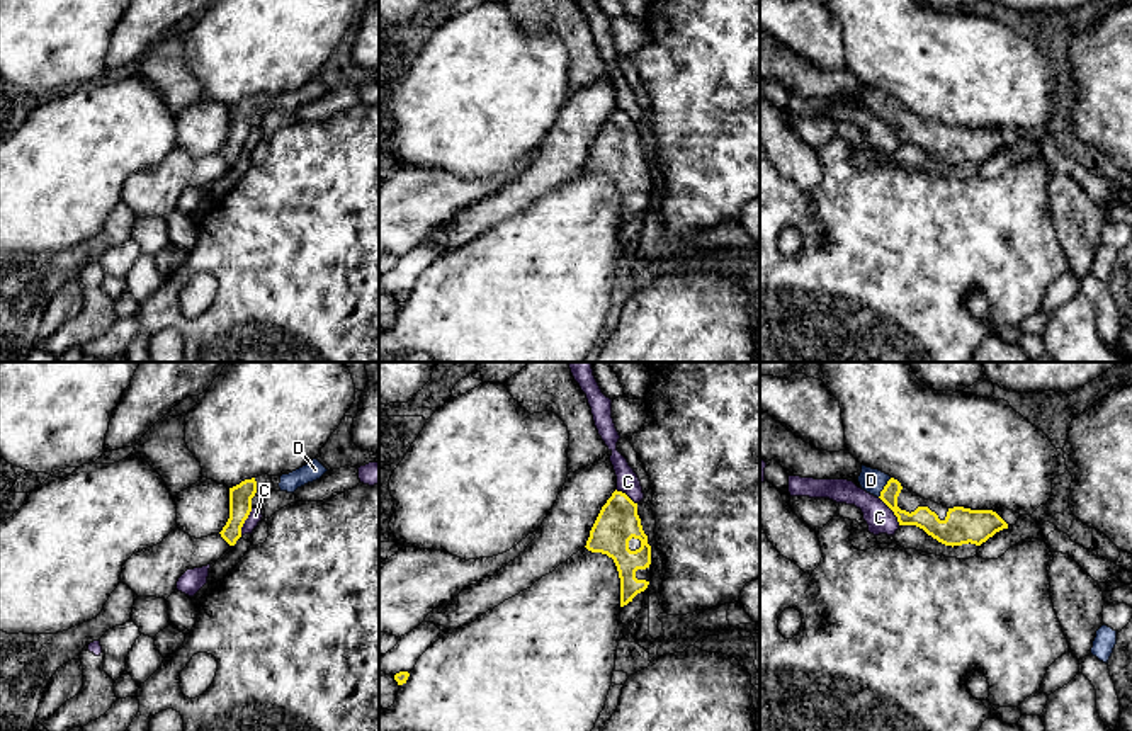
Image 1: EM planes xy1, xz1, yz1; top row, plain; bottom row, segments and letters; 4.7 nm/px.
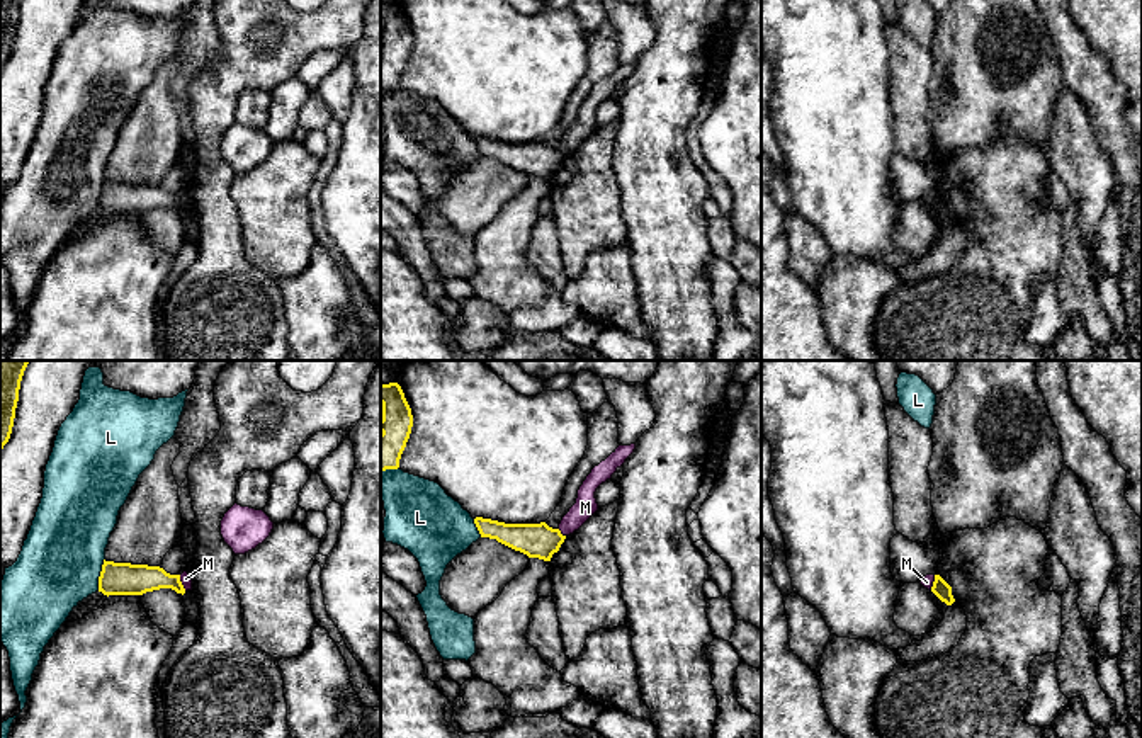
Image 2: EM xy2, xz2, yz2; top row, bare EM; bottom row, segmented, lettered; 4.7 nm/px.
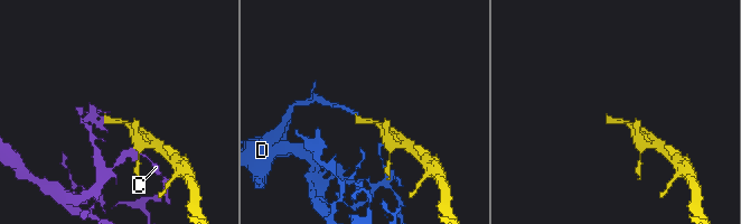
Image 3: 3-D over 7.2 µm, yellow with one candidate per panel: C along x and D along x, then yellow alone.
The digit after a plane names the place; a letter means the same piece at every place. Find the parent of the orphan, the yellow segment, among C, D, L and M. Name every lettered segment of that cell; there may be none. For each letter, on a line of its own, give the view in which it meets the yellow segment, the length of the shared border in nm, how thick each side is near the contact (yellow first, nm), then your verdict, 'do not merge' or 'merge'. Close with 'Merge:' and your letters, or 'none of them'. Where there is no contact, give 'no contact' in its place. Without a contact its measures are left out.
C: yz1 | 170 nm | 100/140 nm | do not merge
D: yz1 | 120 nm | 100/110 nm | merge
L: xy2 | 160 nm | 160/380 nm | do not merge
M: xz2 | 50 nm | 160/100 nm | do not merge
Merge: D

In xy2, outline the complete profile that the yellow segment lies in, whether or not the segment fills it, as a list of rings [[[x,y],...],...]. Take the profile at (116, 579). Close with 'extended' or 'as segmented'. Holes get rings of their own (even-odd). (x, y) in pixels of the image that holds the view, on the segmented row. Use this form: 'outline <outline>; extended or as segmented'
outline [[[105,561],[99,576],[99,592],[104,595],[143,595],[172,588],[185,593],[180,575],[170,575],[160,566]]]; as segmented

